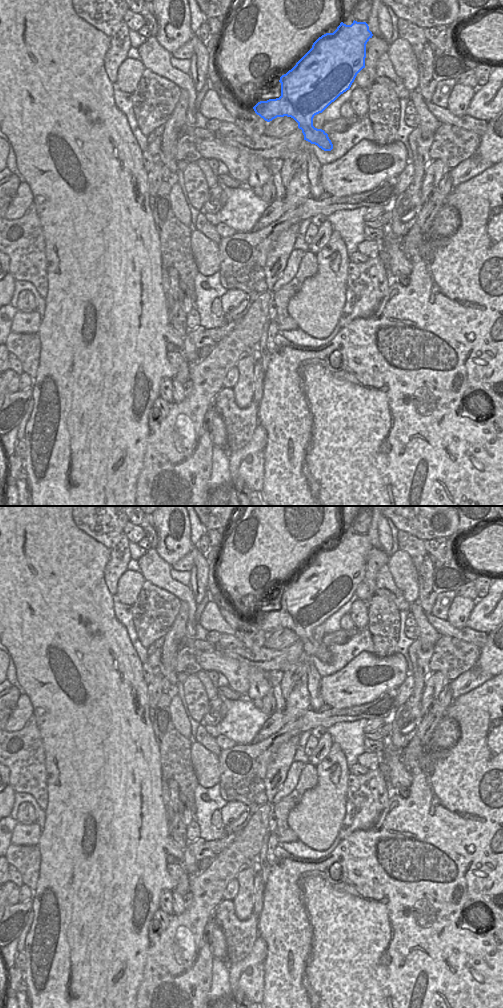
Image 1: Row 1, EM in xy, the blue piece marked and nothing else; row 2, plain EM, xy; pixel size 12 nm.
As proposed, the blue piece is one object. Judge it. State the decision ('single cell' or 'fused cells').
single cell

